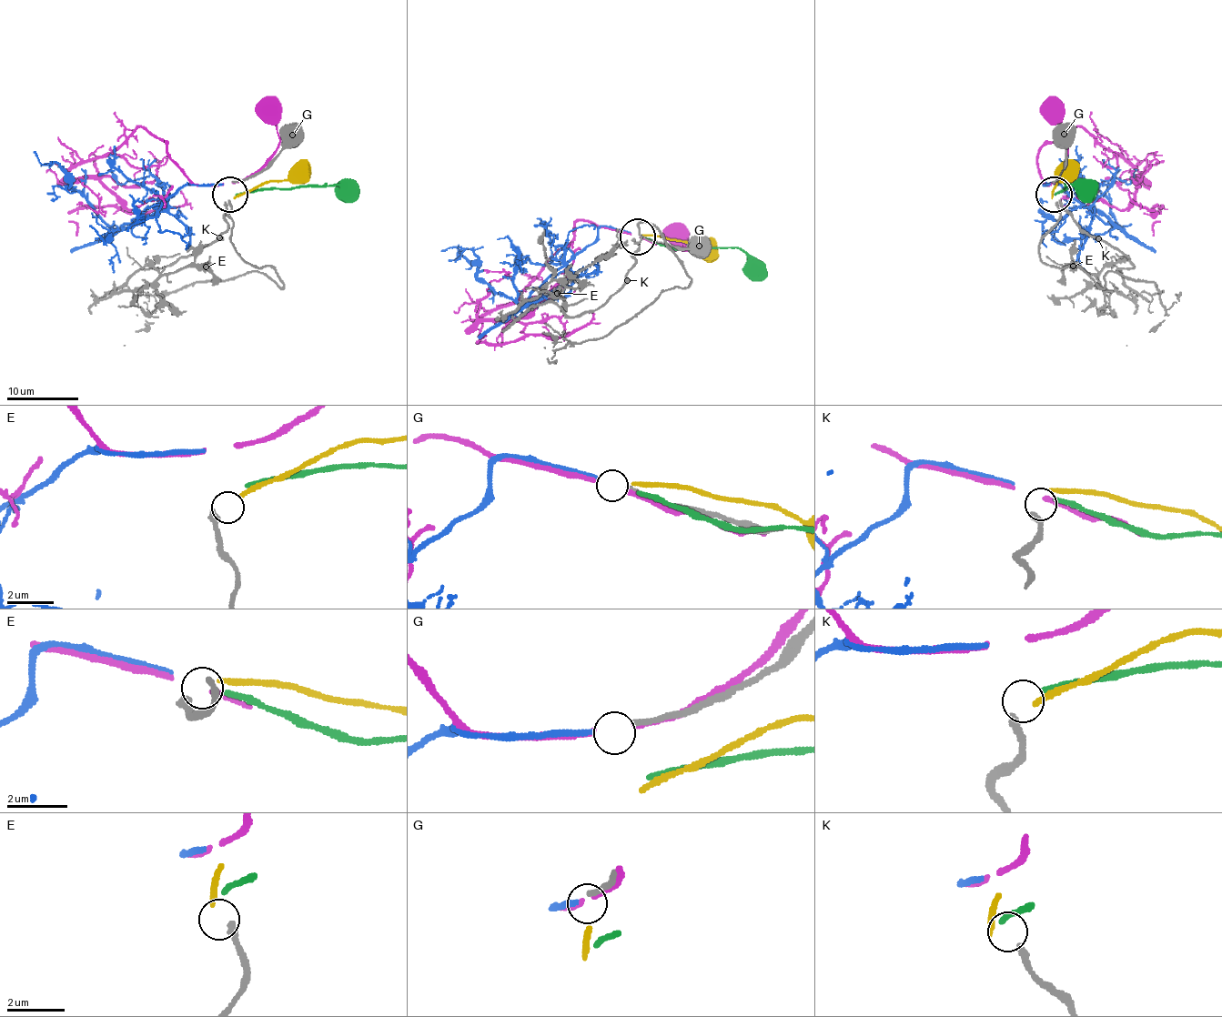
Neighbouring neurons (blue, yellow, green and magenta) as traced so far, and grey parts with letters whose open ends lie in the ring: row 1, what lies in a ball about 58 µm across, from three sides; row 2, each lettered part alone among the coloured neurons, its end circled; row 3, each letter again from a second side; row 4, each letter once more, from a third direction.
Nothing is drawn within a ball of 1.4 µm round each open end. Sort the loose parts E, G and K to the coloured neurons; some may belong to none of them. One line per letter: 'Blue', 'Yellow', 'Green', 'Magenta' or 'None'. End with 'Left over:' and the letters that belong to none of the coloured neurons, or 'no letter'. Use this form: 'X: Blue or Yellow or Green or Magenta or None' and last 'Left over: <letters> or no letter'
E: Yellow
G: Blue
K: None
Left over: K

